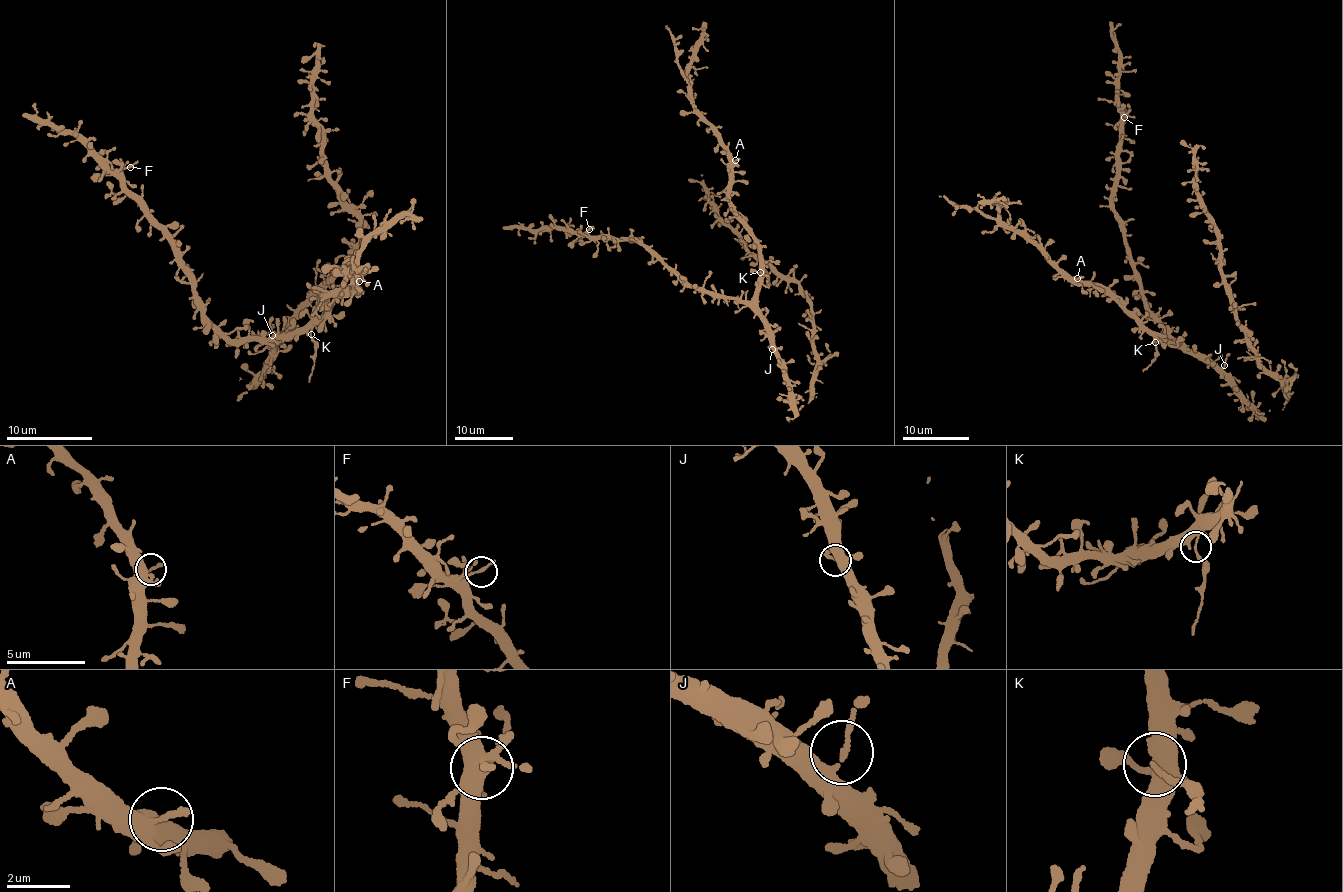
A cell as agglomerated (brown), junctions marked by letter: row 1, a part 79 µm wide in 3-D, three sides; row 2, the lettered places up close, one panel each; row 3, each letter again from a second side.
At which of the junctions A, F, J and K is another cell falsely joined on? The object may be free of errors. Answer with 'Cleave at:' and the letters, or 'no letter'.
Cleave at: K

